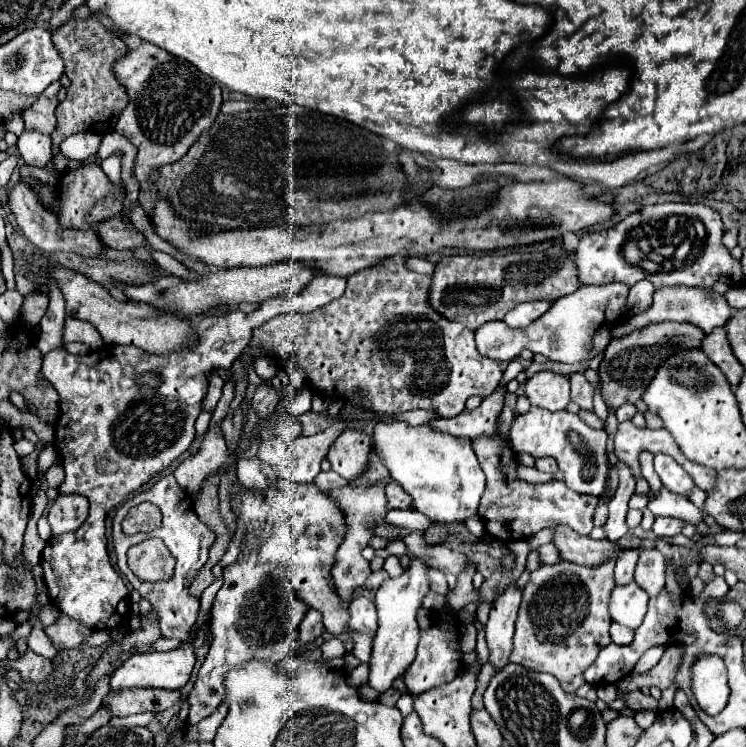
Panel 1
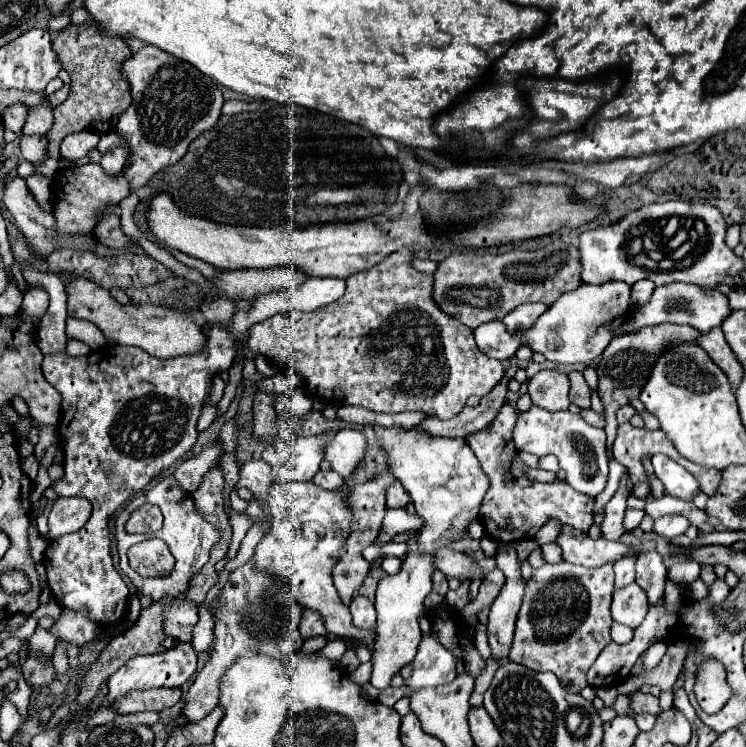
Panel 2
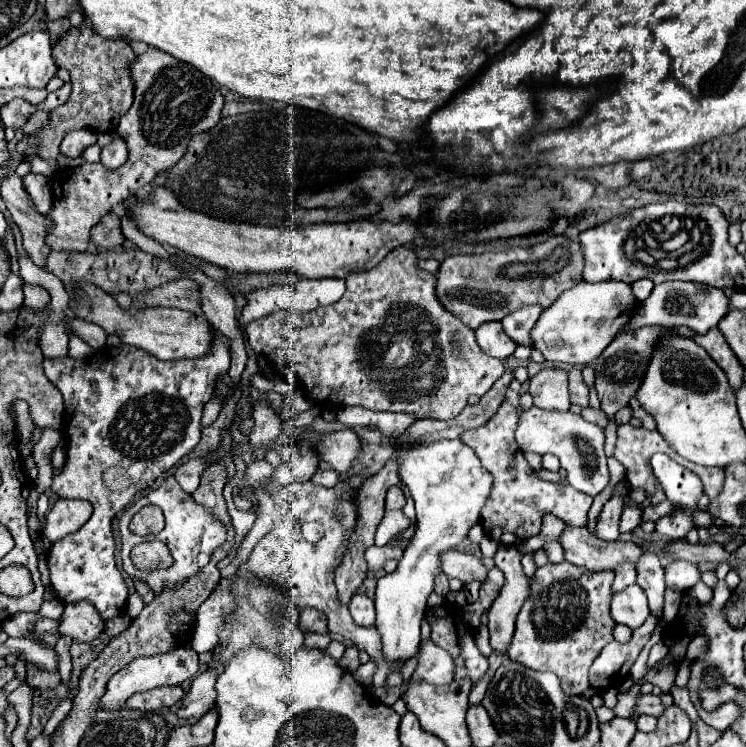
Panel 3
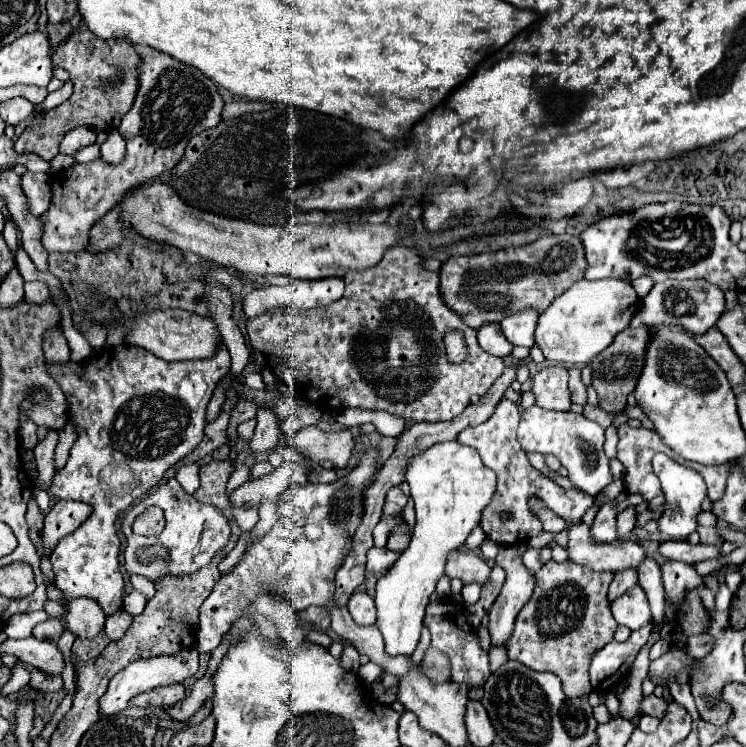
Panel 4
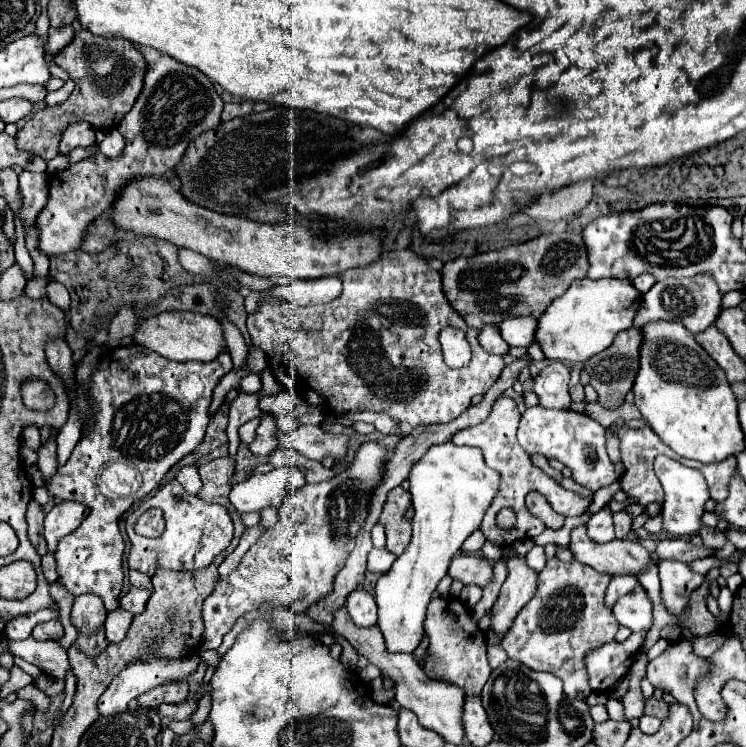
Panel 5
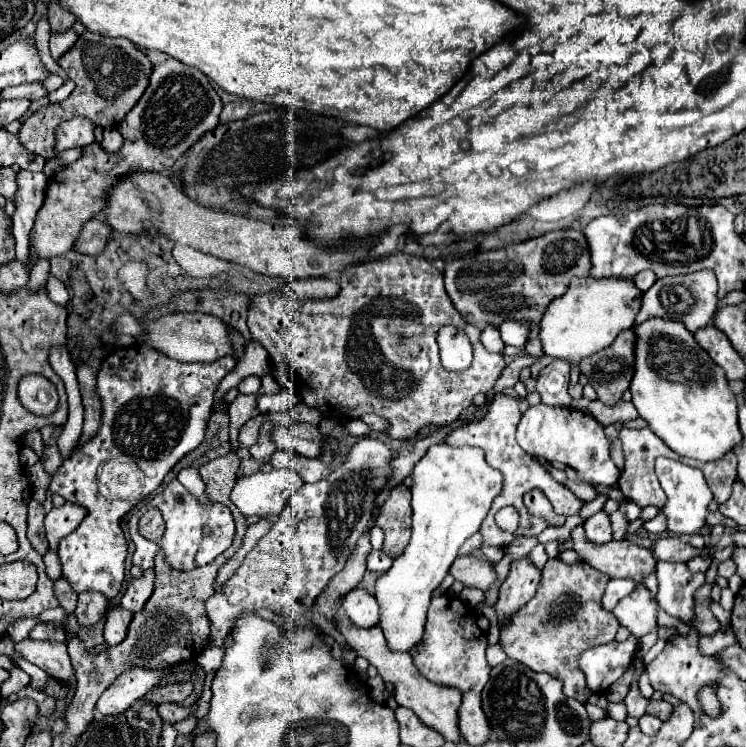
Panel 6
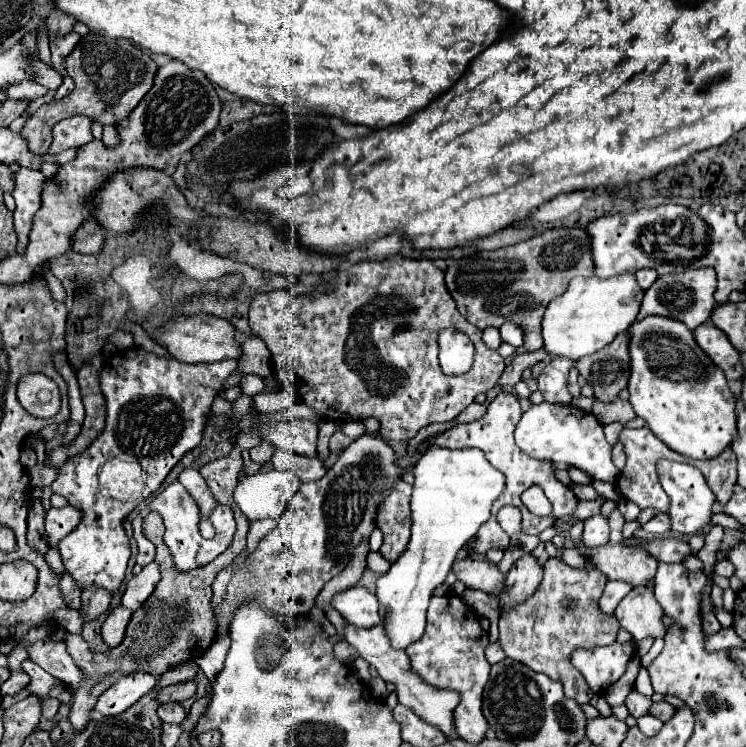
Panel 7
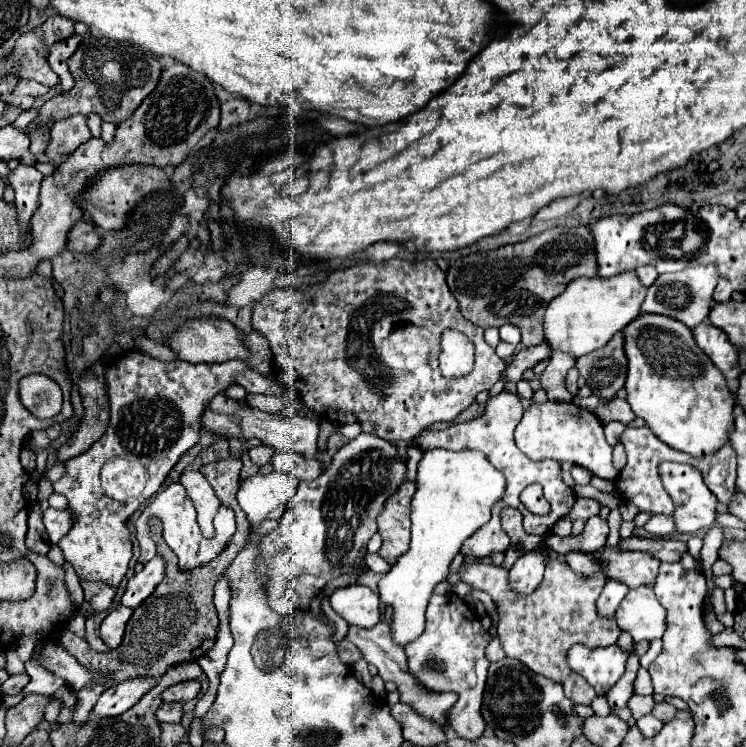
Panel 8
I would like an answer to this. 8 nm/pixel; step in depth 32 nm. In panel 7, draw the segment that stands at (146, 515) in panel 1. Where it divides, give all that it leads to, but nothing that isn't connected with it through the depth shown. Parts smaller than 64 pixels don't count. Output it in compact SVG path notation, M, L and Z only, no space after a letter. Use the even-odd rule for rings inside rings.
M236 446L226 458L214 460L214 462L200 468L200 474L206 478L214 498L220 504L228 504L234 510L234 518L236 518L234 540L216 560L212 560L210 564L200 566L196 570L180 572L174 566L172 554L164 546L163 534L165 528L162 518L156 512L150 512L144 520L144 532L158 548L156 560L160 560L162 580L156 584L156 590L142 604L142 608L132 614L122 644L116 646L114 650L108 650L106 654L100 654L100 652L90 652L90 648L88 648L88 644L82 636L76 636L76 634L70 634L70 632L64 634L64 644L70 652L70 656L76 660L76 664L80 664L80 668L84 668L84 672L88 672L88 680L84 680L84 684L76 690L74 704L70 708L70 718L68 720L76 730L84 728L84 724L90 720L90 712L92 712L98 696L104 692L104 688L110 688L122 676L128 676L128 674L134 674L134 672L150 672L154 676L162 676L164 672L168 672L168 668L172 668L176 664L196 660L198 656L202 656L214 644L216 616L214 616L214 610L212 610L212 582L216 580L216 574L220 570L224 570L226 566L230 566L234 562L234 558L244 550L246 534L248 534L248 528L250 528L248 518L244 516L244 512L240 512L238 504L232 498L234 488L238 486L240 470L242 470L240 446Z

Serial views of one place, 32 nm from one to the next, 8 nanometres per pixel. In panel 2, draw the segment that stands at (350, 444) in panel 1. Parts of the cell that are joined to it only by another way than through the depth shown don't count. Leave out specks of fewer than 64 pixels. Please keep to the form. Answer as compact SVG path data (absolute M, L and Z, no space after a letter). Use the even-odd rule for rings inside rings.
M352 428L340 430L328 444L324 460L332 464L332 470L336 470L340 476L350 476L356 468L356 464L362 460L366 448L366 438Z

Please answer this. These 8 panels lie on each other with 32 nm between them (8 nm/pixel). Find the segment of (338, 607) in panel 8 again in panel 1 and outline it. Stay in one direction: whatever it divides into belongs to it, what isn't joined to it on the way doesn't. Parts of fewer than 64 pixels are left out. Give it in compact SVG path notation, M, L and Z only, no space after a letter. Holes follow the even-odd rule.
M356 596L350 602L348 610L350 610L350 630L352 630L350 638L354 640L352 654L360 662L368 662L372 652L372 640L376 636L376 606L368 598Z

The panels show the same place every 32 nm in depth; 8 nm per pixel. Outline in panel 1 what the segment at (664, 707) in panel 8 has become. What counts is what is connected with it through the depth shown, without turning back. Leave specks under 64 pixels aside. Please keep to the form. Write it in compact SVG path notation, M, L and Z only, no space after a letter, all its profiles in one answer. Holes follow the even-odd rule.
M640 690L636 692L630 692L624 696L628 708L632 708L634 712L642 712L642 710L650 710L650 712L658 712L658 700L652 698L650 694L642 694Z

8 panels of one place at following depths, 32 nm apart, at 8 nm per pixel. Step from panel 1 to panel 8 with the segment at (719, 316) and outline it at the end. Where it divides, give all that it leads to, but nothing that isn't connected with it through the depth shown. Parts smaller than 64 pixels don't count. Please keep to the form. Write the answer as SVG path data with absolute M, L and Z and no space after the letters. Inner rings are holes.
M702 264L702 266L688 266L674 274L660 274L656 282L648 288L648 296L642 304L642 314L664 314L674 320L684 322L688 328L698 326L706 320L708 310L712 306L712 292L718 284L718 268L714 264Z

